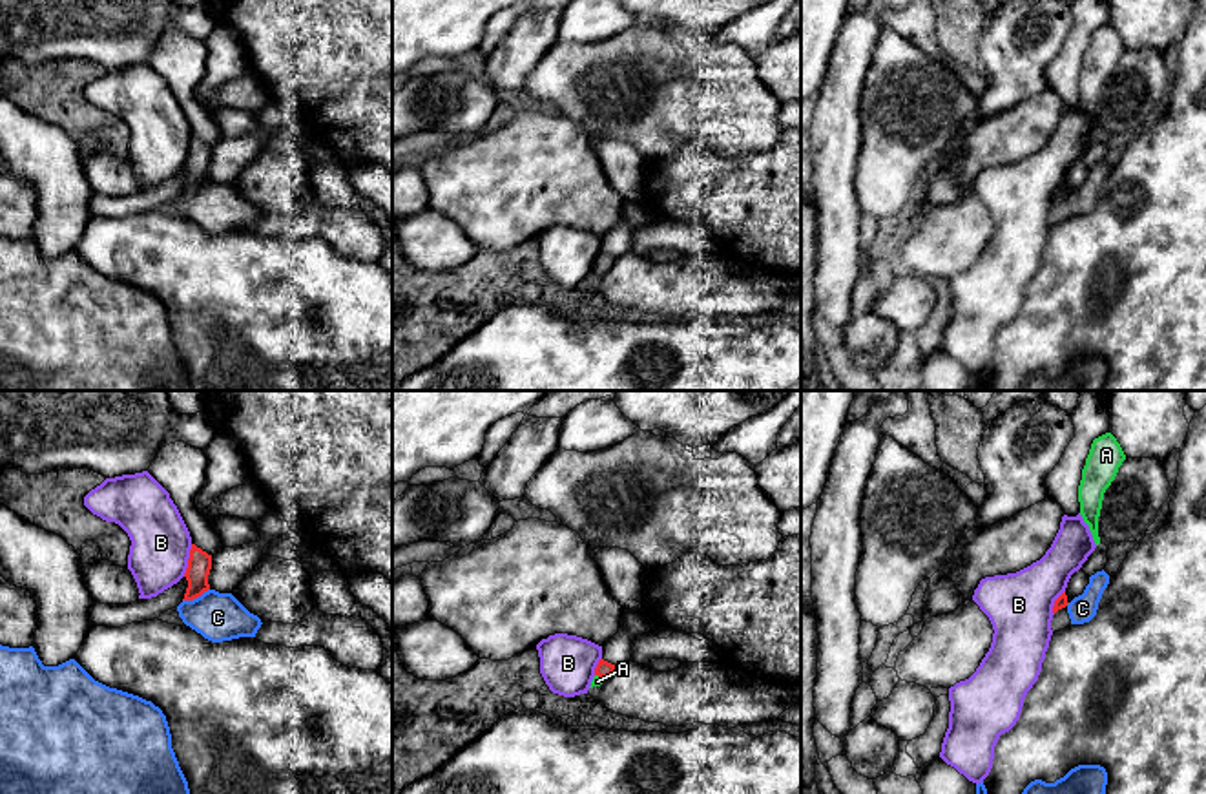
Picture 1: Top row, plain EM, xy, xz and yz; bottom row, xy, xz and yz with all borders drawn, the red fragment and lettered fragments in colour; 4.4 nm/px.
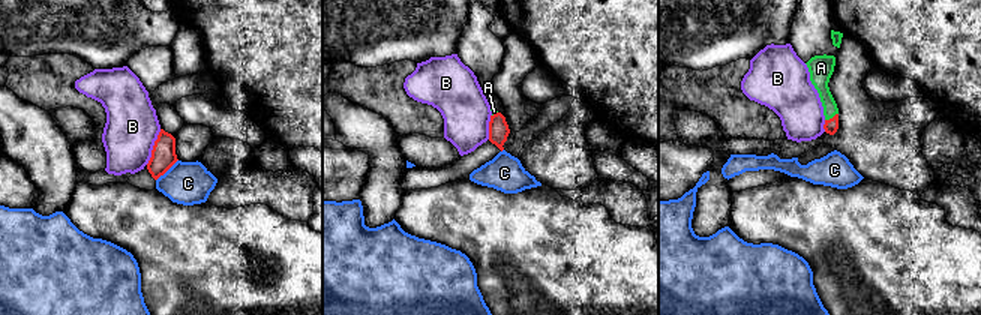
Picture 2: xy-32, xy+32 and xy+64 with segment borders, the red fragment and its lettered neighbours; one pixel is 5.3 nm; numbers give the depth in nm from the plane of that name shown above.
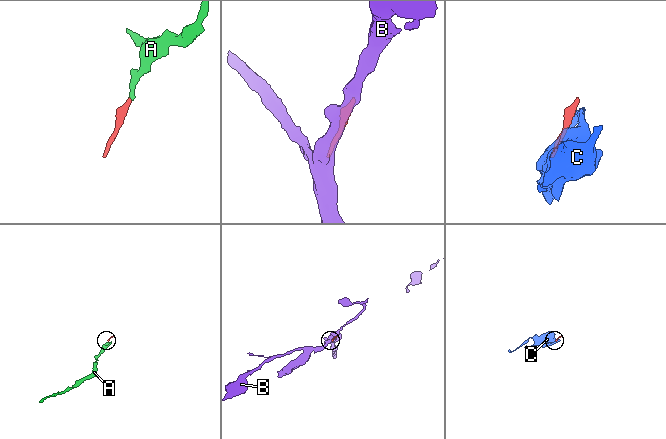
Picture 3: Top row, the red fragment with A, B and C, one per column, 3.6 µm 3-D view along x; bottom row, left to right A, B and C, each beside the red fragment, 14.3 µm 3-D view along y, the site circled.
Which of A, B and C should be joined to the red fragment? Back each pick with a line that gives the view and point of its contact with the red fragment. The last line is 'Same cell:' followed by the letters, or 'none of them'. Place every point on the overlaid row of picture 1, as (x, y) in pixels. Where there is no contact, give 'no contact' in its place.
A: meets red in xz at (601, 676)
Same cell: A

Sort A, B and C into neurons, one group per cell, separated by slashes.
A / B / C

